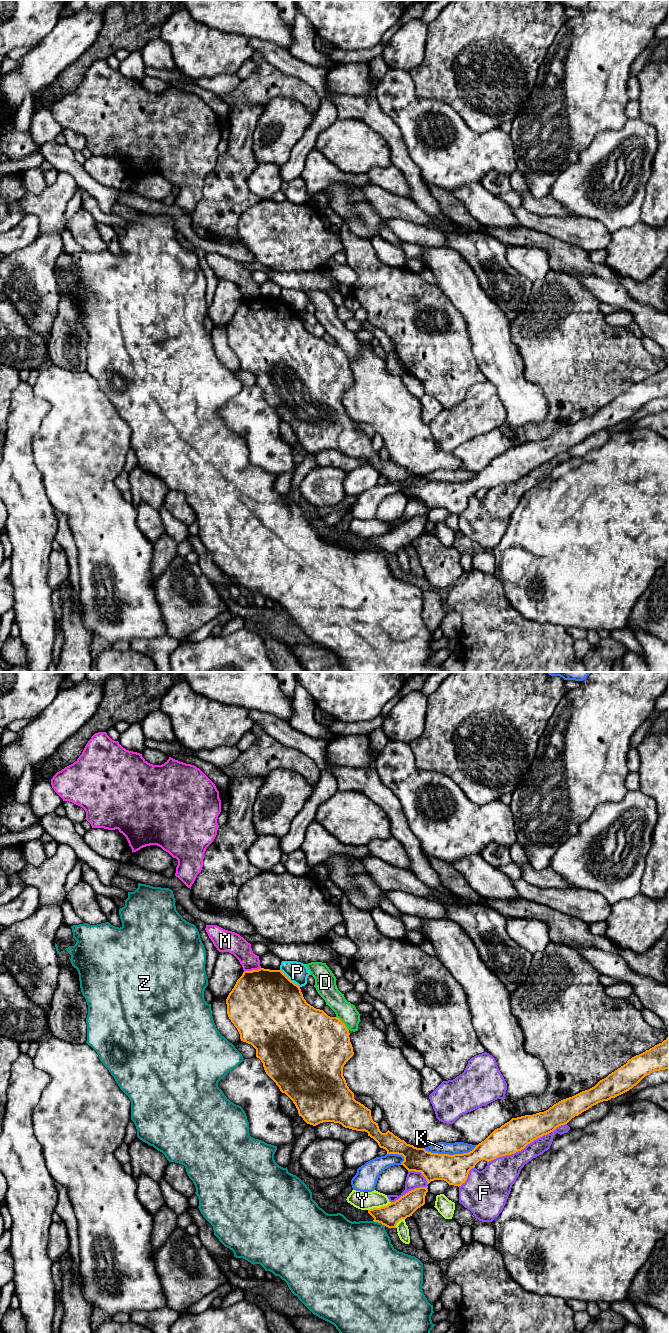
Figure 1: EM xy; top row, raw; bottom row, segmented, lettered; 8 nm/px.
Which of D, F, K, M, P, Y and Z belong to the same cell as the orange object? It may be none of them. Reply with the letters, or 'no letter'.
Y

